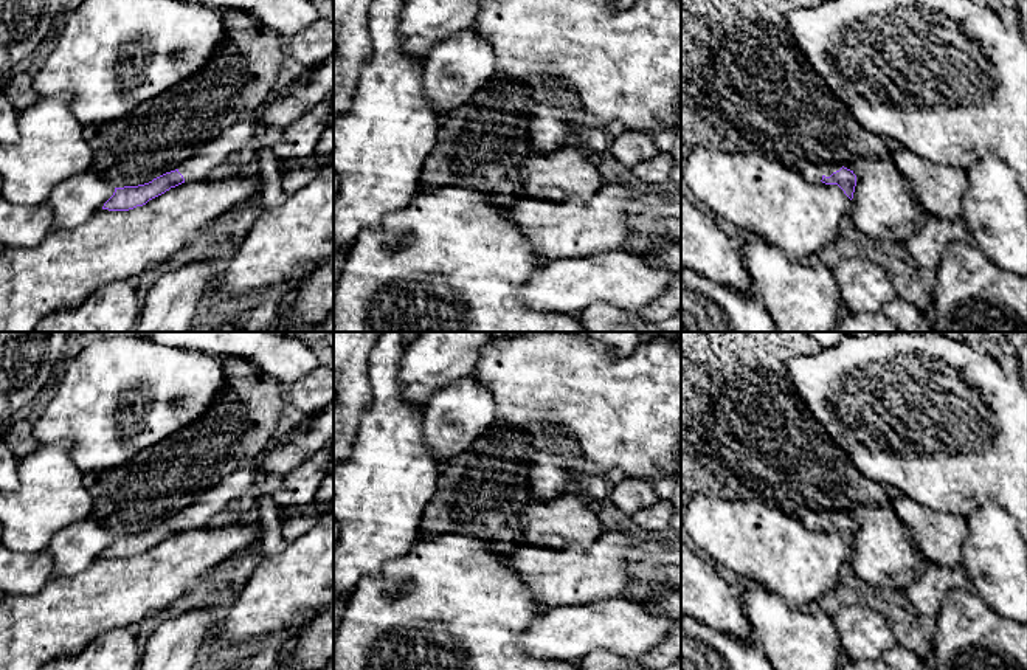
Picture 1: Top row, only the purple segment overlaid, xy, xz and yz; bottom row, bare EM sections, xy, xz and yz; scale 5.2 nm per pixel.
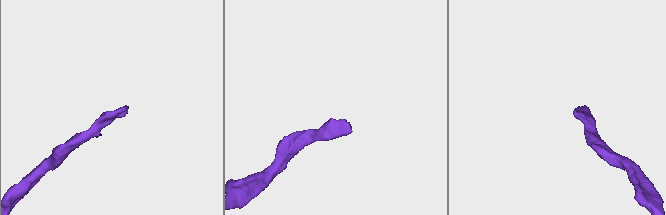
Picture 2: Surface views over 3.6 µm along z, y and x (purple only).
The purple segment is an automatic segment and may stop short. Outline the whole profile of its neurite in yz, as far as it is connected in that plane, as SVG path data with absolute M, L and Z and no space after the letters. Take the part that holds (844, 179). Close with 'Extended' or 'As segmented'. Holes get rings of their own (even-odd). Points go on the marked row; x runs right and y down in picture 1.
M828 163L821 166L821 174L822 183L838 185L850 200L853 199L856 175L853 174L852 166Z. Extended

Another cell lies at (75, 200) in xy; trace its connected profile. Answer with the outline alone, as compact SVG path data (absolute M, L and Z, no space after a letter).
M92 169L59 183L47 203L56 230L84 225L113 195L115 186Z

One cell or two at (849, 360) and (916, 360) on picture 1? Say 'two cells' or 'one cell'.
one cell

